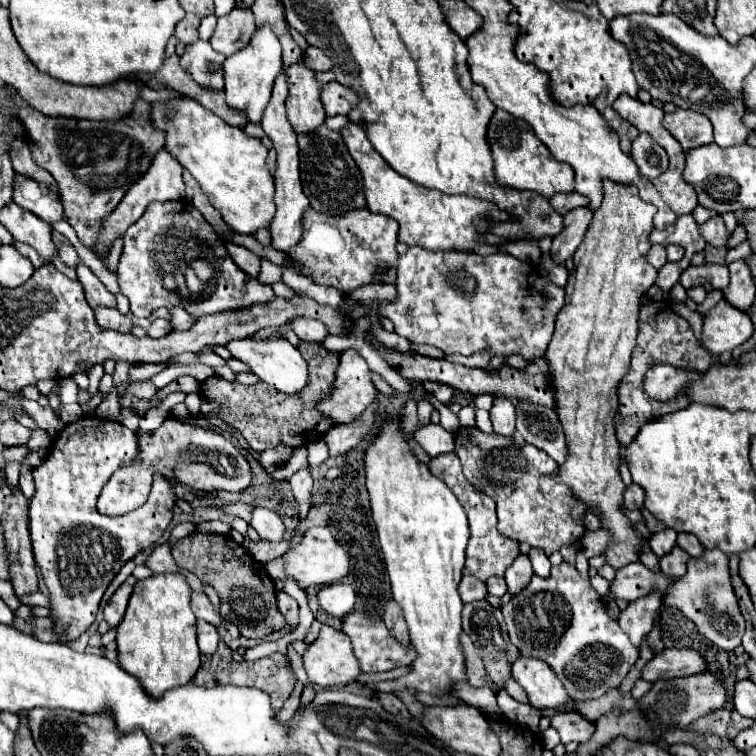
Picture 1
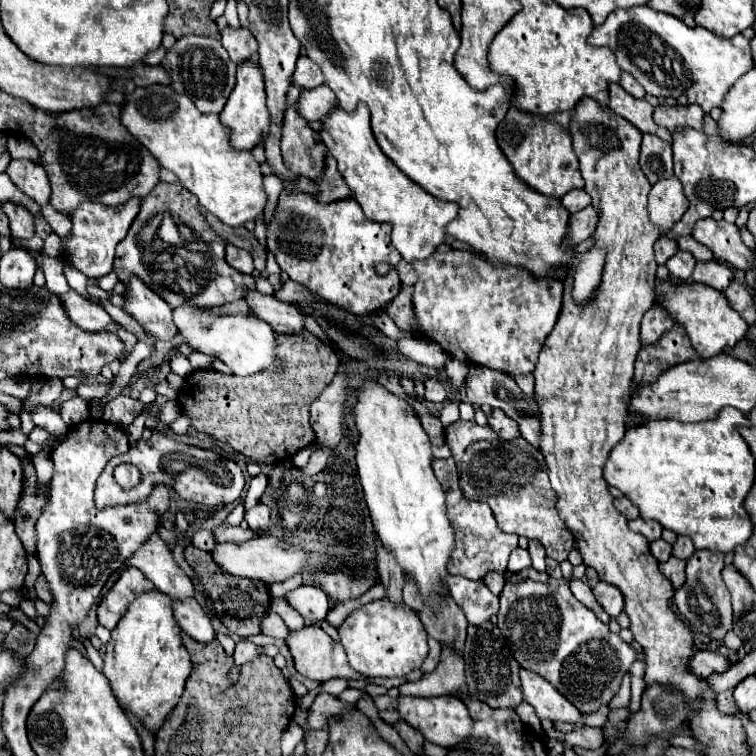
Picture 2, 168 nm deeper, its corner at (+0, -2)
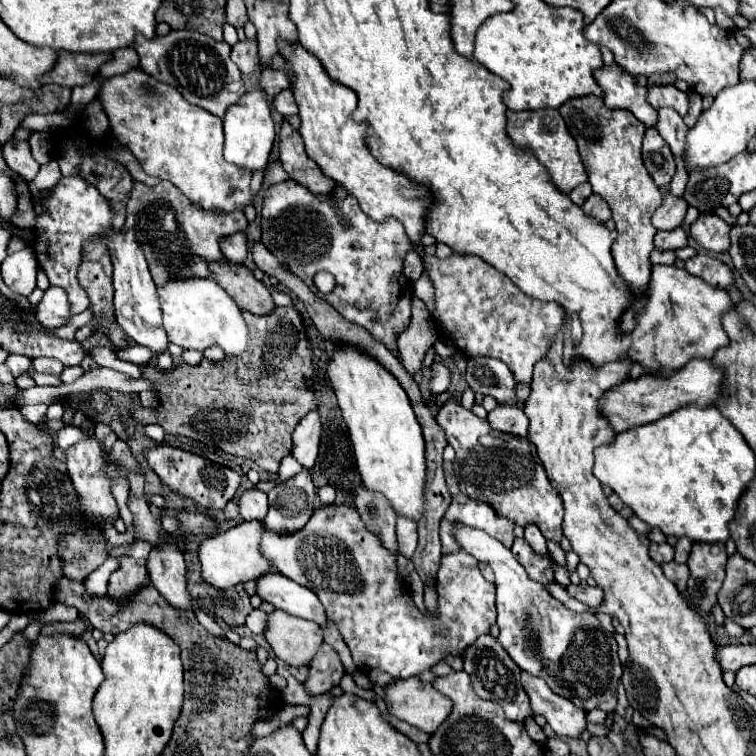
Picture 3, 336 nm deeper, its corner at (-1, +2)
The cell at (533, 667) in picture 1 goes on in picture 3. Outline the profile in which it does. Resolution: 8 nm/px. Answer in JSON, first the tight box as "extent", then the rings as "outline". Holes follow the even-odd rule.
{"extent":[521,672,585,738],"outline":[[[523,672],[521,682],[531,700],[533,714],[545,716],[547,724],[555,730],[555,734],[577,738],[585,730],[585,710],[555,694],[545,684],[545,680],[531,676],[529,672]]]}

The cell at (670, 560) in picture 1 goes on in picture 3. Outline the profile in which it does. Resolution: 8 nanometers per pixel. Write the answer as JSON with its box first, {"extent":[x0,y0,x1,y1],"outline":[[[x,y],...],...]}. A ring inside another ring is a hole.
{"extent":[661,562,689,592],"outline":[[[665,562],[661,564],[665,576],[679,588],[679,592],[685,590],[685,584],[687,584],[687,578],[689,578],[689,568],[687,564],[677,564],[677,562]]]}

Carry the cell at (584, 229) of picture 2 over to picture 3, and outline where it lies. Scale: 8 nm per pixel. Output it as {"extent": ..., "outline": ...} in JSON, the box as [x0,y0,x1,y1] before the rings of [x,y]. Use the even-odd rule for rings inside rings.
{"extent":[581,194,611,222],"outline":[[[591,194],[591,196],[587,198],[587,202],[585,202],[581,208],[583,208],[585,214],[595,216],[599,222],[607,222],[607,220],[611,218],[609,206],[607,206],[605,200],[601,200],[601,196],[597,196],[597,194]]]}

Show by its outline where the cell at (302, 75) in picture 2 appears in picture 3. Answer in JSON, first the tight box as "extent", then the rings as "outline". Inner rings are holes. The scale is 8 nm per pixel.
{"extent":[261,68,293,96],"outline":[[[267,68],[267,70],[263,70],[261,86],[263,86],[265,94],[269,94],[269,96],[279,94],[281,90],[293,86],[293,74],[289,70],[271,70],[271,68]]]}

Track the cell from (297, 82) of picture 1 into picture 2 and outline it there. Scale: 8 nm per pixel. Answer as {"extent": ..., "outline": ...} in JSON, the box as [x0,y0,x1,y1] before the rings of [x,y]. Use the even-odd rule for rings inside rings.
{"extent":[282,106,326,180],"outline":[[[292,106],[284,116],[282,126],[282,156],[288,170],[296,176],[316,180],[324,172],[326,148],[318,142],[318,134],[306,126],[306,120]]]}

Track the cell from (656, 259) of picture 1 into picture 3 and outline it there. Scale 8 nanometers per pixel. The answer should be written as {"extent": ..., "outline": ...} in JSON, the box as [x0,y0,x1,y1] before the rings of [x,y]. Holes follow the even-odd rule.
{"extent":[655,226,687,250],"outline":[[[681,226],[675,230],[669,230],[669,232],[655,234],[655,248],[657,250],[677,250],[677,248],[685,248],[685,246],[687,246],[687,234]]]}

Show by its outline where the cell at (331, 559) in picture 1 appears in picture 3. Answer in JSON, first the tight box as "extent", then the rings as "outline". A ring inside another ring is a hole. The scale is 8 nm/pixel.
{"extent":[199,520,275,588],"outline":[[[257,520],[251,522],[241,522],[239,526],[211,536],[203,538],[199,546],[199,560],[201,560],[201,572],[205,582],[213,584],[215,588],[231,588],[239,582],[247,580],[257,580],[269,572],[275,572],[273,564],[269,558],[261,554],[261,536],[263,536],[263,526]]]}

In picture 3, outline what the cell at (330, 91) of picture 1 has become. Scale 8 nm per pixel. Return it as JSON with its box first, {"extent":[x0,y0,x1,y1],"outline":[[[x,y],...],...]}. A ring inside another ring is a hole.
{"extent":[273,90,299,116],"outline":[[[283,90],[279,96],[275,96],[273,106],[275,106],[283,116],[293,116],[293,114],[299,112],[299,106],[297,106],[291,90]]]}

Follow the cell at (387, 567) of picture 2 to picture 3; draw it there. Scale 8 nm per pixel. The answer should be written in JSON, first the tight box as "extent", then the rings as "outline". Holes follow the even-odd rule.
{"extent":[355,488,397,554],"outline":[[[359,488],[355,496],[357,510],[361,514],[361,520],[365,522],[367,530],[373,532],[387,550],[397,554],[397,536],[395,536],[395,512],[381,494],[369,492],[367,488]]]}

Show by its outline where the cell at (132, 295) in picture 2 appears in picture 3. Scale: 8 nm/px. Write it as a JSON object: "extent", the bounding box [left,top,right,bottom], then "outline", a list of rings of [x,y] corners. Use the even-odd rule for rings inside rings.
{"extent":[103,232,169,356],"outline":[[[109,232],[109,236],[105,236],[103,240],[109,246],[111,252],[111,260],[115,266],[115,274],[113,274],[113,286],[115,286],[115,320],[117,324],[123,328],[123,332],[133,338],[137,344],[147,346],[155,356],[163,354],[169,346],[169,338],[167,332],[163,328],[163,316],[161,316],[161,302],[159,302],[159,294],[157,294],[157,286],[151,278],[147,260],[133,236],[133,232],[127,234],[117,234],[117,232]]]}

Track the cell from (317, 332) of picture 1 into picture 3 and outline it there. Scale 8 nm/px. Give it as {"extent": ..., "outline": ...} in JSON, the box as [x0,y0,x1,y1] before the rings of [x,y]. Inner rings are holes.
{"extent":[209,262,275,316],"outline":[[[217,262],[209,266],[215,282],[225,292],[229,292],[229,296],[237,300],[237,304],[243,310],[249,310],[251,314],[257,316],[265,316],[273,312],[275,302],[269,288],[263,282],[255,280],[253,272],[247,266],[235,266],[231,262]]]}

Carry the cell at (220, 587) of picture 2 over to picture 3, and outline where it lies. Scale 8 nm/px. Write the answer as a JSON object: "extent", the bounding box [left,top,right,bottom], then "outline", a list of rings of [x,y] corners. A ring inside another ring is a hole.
{"extent":[185,552,253,626],"outline":[[[185,552],[185,562],[189,568],[189,576],[187,576],[189,592],[193,592],[195,604],[213,612],[217,618],[221,618],[229,626],[243,626],[247,614],[253,610],[249,602],[249,594],[245,592],[243,584],[237,584],[227,590],[217,590],[201,578],[197,552]]]}

